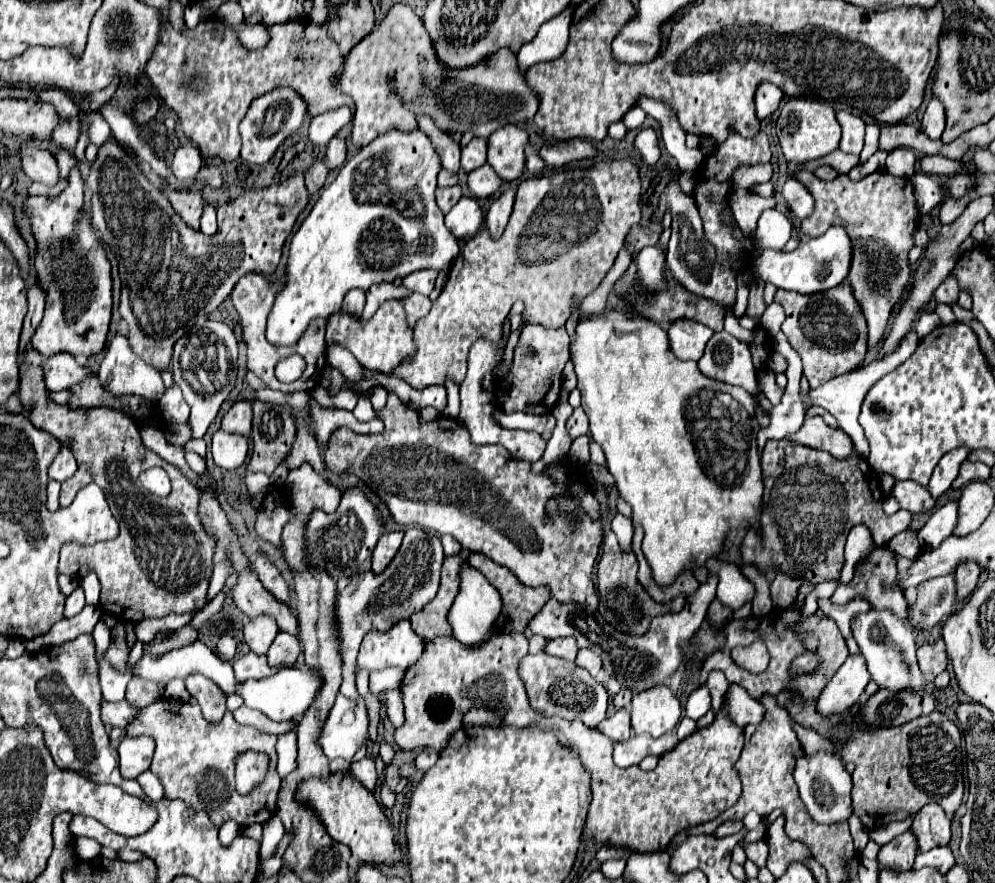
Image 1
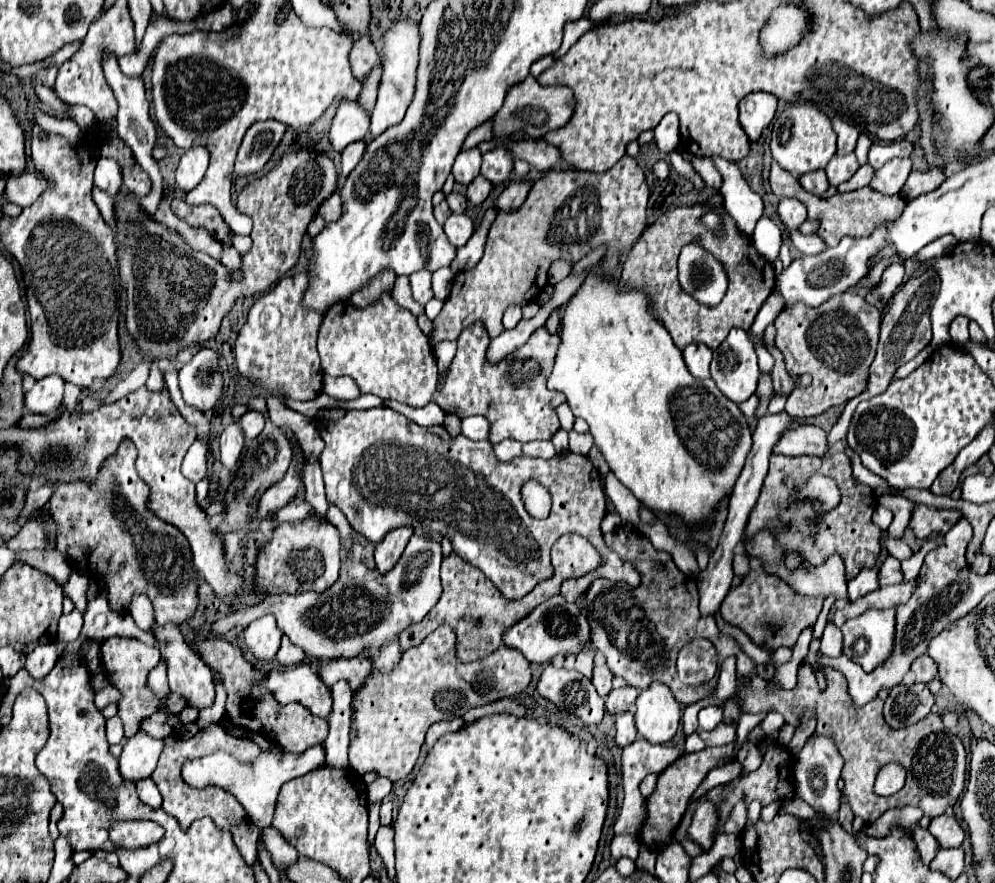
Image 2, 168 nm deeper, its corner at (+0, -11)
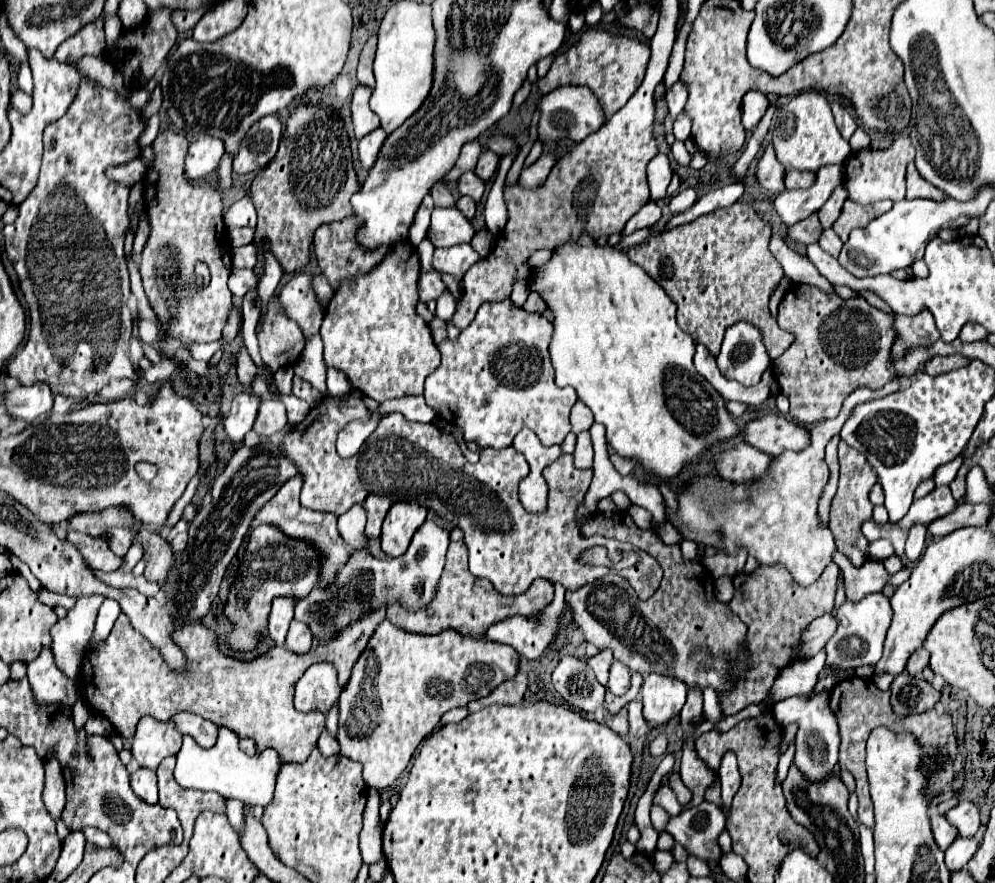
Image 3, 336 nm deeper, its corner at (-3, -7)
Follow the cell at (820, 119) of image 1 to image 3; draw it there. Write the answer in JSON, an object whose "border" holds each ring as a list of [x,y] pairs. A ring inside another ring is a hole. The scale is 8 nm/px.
{"border":[[[807,91],[795,95],[781,111],[775,121],[773,129],[773,147],[777,153],[779,163],[785,169],[799,169],[799,171],[819,171],[823,165],[843,163],[851,153],[849,143],[839,135],[839,129],[833,123],[831,105],[825,95],[817,91]]]}

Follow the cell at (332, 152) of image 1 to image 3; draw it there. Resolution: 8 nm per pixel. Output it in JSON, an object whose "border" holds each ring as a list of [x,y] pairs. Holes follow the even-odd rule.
{"border":[[[379,127],[379,129],[371,131],[369,135],[365,135],[363,139],[359,139],[359,161],[361,161],[363,169],[371,169],[371,163],[375,161],[375,155],[379,153],[379,147],[383,145],[385,137],[387,137],[387,133]]]}

